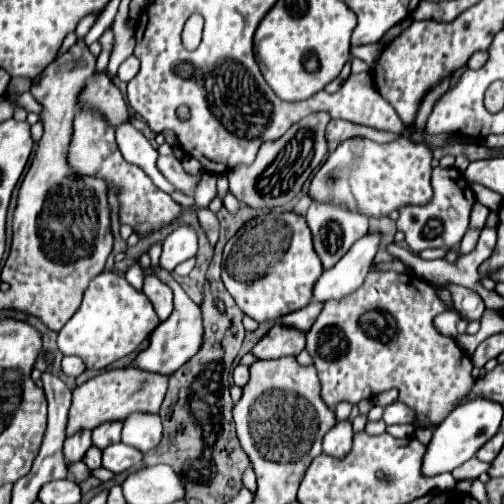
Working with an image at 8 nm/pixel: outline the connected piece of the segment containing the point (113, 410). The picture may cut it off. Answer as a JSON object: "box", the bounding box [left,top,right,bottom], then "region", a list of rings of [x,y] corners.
{"box":[68,367,170,435],"region":[[[134,367],[112,369],[96,375],[94,379],[74,389],[74,399],[68,415],[68,435],[80,429],[94,429],[104,421],[124,421],[134,411],[158,413],[168,389],[168,379],[170,377],[160,373],[144,373]]]}

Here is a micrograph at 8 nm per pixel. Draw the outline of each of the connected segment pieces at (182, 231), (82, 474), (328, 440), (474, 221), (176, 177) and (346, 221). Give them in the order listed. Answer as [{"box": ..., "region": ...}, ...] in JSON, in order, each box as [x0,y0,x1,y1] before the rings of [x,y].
[{"box":[160,225,198,271],"region":[[[180,225],[176,231],[172,231],[162,245],[162,257],[160,267],[166,271],[174,271],[174,267],[190,257],[194,257],[198,251],[198,233],[190,225]]]},{"box":[68,461,88,481],"region":[[[76,461],[76,463],[68,463],[68,471],[72,473],[72,479],[74,481],[82,481],[82,479],[88,479],[88,467],[82,463],[82,461]]]},{"box":[324,419,352,457],"region":[[[346,419],[338,423],[326,437],[324,437],[324,453],[332,457],[348,455],[352,447],[352,423]]]},{"box":[470,202,490,229],"region":[[[475,202],[470,215],[470,229],[482,229],[485,226],[488,214],[490,210],[480,204]]]},{"box":[156,157,200,195],"region":[[[158,157],[158,161],[156,161],[156,167],[158,167],[158,171],[172,183],[172,185],[176,185],[180,191],[184,191],[186,195],[192,195],[194,193],[194,189],[196,189],[196,185],[198,185],[198,181],[200,181],[200,177],[190,177],[184,169],[182,169],[182,163],[176,159],[176,157]]]},{"box":[308,201,368,269],"region":[[[314,201],[308,207],[308,225],[314,235],[314,249],[324,269],[334,267],[346,255],[352,243],[368,233],[368,217],[362,217],[362,213],[352,213],[348,207],[336,205],[332,201]]]}]

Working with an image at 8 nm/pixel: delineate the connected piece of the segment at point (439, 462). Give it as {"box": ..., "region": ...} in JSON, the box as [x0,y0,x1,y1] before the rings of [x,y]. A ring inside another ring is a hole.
{"box":[422,399,502,475],"region":[[[474,399],[466,405],[456,407],[434,431],[434,441],[428,443],[428,453],[424,455],[422,473],[424,475],[438,475],[444,471],[452,471],[454,467],[468,461],[476,451],[498,433],[502,423],[502,405],[488,401],[488,399]]]}

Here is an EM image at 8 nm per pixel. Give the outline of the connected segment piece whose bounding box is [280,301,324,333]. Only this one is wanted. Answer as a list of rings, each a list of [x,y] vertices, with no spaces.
[[[310,301],[306,305],[306,309],[300,309],[300,311],[294,311],[290,315],[284,315],[280,321],[286,323],[286,325],[294,325],[296,329],[300,329],[300,331],[306,333],[312,327],[312,321],[316,319],[316,313],[320,313],[322,307],[324,305],[320,305],[318,301]]]

